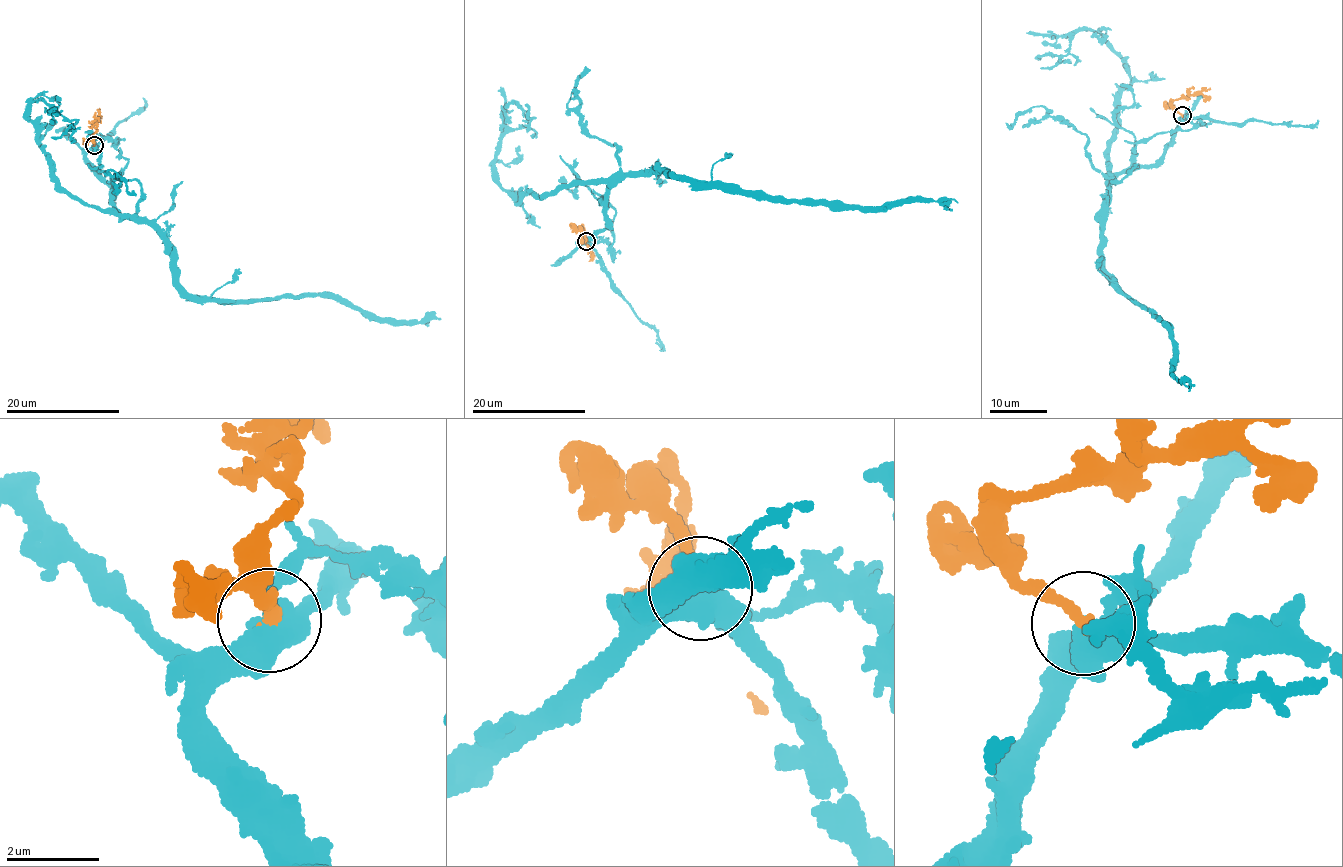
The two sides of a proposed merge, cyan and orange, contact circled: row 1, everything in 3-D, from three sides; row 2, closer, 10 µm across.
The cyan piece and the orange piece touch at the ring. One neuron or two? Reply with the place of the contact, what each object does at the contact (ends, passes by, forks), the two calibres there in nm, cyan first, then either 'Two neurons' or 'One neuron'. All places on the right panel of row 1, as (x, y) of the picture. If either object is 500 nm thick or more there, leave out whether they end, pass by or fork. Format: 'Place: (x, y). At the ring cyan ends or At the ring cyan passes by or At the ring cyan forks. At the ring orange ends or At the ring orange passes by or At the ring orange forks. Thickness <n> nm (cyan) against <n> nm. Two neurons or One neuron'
Place: (1182, 115). At the ring cyan forks. At the ring orange ends. Thickness 400 nm (cyan) against 280 nm. One neuron

